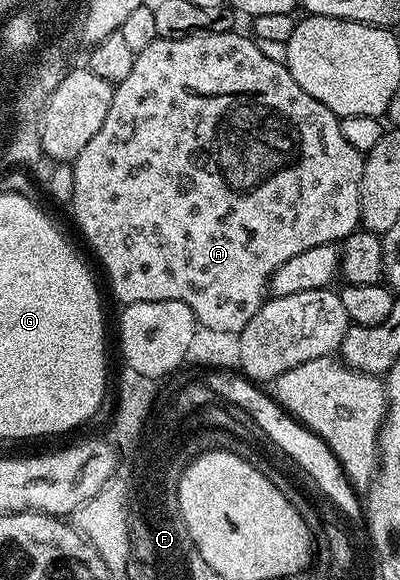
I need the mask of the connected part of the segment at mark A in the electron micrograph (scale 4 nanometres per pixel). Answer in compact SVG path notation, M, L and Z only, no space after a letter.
M211 32L210 34L190 34L183 38L157 37L154 42L147 44L147 48L143 48L143 52L136 54L137 59L135 64L131 64L131 72L127 75L127 80L116 83L111 108L107 108L107 120L103 120L103 128L99 128L99 132L95 132L95 136L91 136L87 148L83 148L83 152L79 152L79 156L73 159L71 163L74 172L74 194L71 208L73 208L73 218L77 221L77 226L81 229L86 244L93 249L94 256L101 261L101 266L105 269L106 276L109 277L109 286L113 289L111 294L114 299L122 304L154 302L155 300L179 300L183 304L187 304L187 308L191 308L191 312L196 316L200 325L206 326L208 329L215 329L218 332L231 332L240 335L241 330L251 320L251 316L255 316L255 312L259 312L261 305L267 301L271 276L280 266L287 264L287 260L291 260L291 256L299 256L299 252L307 252L307 248L315 248L319 244L340 243L361 226L359 188L363 180L365 160L358 150L351 148L351 144L347 144L347 140L341 131L341 118L333 114L331 108L327 108L319 100L315 100L315 96L307 96L307 92L303 92L303 88L299 88L299 84L295 84L295 76L291 76L291 72L285 66L284 61L277 59L276 62L271 55L264 54L261 51L264 49L252 37L246 36L244 38L243 35L237 33Z

